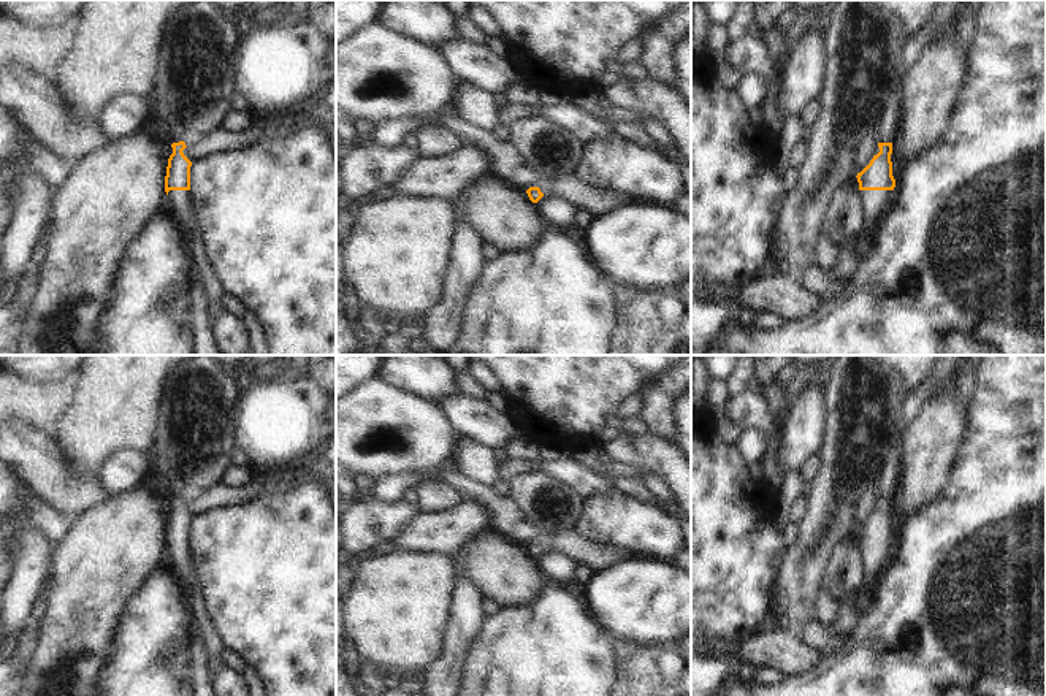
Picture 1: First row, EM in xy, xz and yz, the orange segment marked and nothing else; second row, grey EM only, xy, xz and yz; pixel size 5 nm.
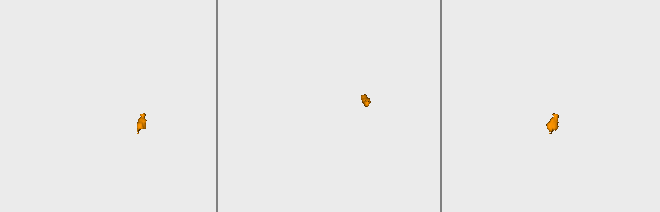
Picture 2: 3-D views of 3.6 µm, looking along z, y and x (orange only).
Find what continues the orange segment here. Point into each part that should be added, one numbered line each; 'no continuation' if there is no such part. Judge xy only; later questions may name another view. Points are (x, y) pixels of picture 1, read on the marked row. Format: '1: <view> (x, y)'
1: xy (162, 110)
2: xy (181, 203)

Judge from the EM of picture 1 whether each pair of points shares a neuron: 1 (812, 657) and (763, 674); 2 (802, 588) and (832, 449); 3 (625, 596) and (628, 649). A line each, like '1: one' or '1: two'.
1: two
2: one
3: two

